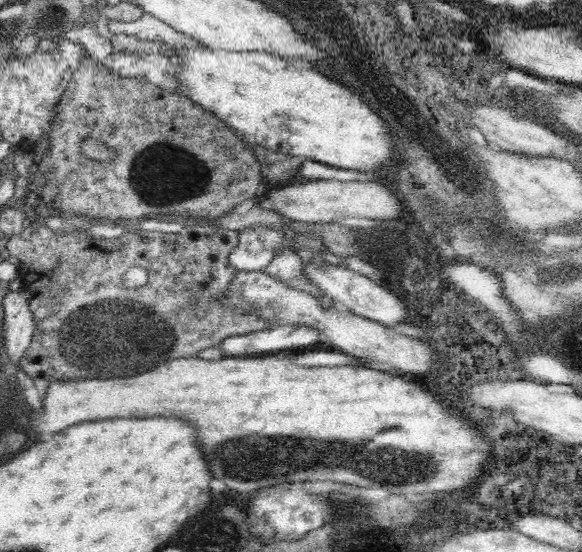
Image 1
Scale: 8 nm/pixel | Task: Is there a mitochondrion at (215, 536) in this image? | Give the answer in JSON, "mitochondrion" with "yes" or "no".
{"mitochondrion":"yes"}

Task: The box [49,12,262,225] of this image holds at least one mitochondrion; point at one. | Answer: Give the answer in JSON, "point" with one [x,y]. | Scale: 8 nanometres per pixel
{"point":[155,180]}

